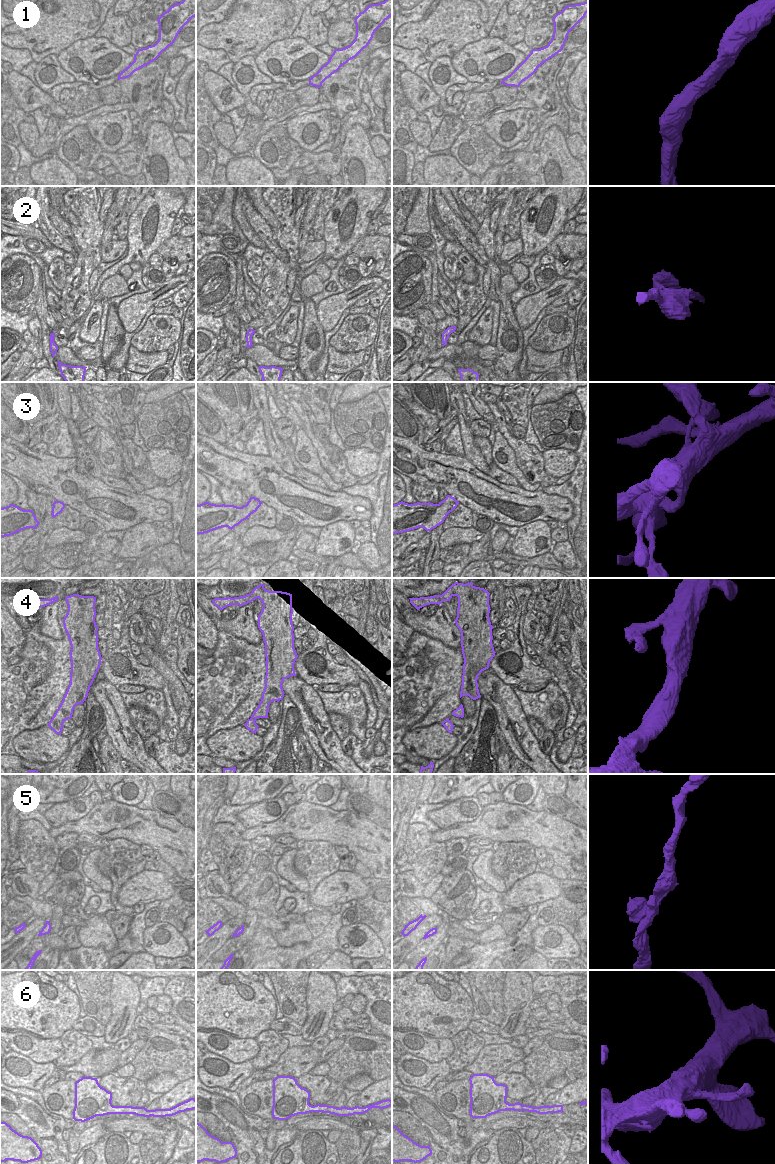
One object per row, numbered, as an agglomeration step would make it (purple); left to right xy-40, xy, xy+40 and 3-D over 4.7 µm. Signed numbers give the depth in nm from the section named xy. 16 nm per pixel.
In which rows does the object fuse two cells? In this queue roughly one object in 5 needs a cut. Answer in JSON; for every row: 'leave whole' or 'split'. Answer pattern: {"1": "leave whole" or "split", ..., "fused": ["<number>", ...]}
{"1": "leave whole", "2": "leave whole", "3": "leave whole", "4": "leave whole", "5": "leave whole", "6": "leave whole", "fused": []}

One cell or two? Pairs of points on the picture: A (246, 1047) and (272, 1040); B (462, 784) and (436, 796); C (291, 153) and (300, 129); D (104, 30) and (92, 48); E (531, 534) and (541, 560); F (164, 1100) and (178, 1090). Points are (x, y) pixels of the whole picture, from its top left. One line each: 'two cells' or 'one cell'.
A: two cells
B: one cell
C: two cells
D: two cells
E: two cells
F: one cell

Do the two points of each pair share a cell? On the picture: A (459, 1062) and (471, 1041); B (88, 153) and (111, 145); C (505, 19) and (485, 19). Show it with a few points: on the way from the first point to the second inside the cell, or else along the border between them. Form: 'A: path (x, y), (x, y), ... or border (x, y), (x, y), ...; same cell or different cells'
A: path (461, 1057), (467, 1046); same cell
B: border (88, 129), (91, 136), (103, 150); different cells
C: border (500, 10), (487, 36); different cells

